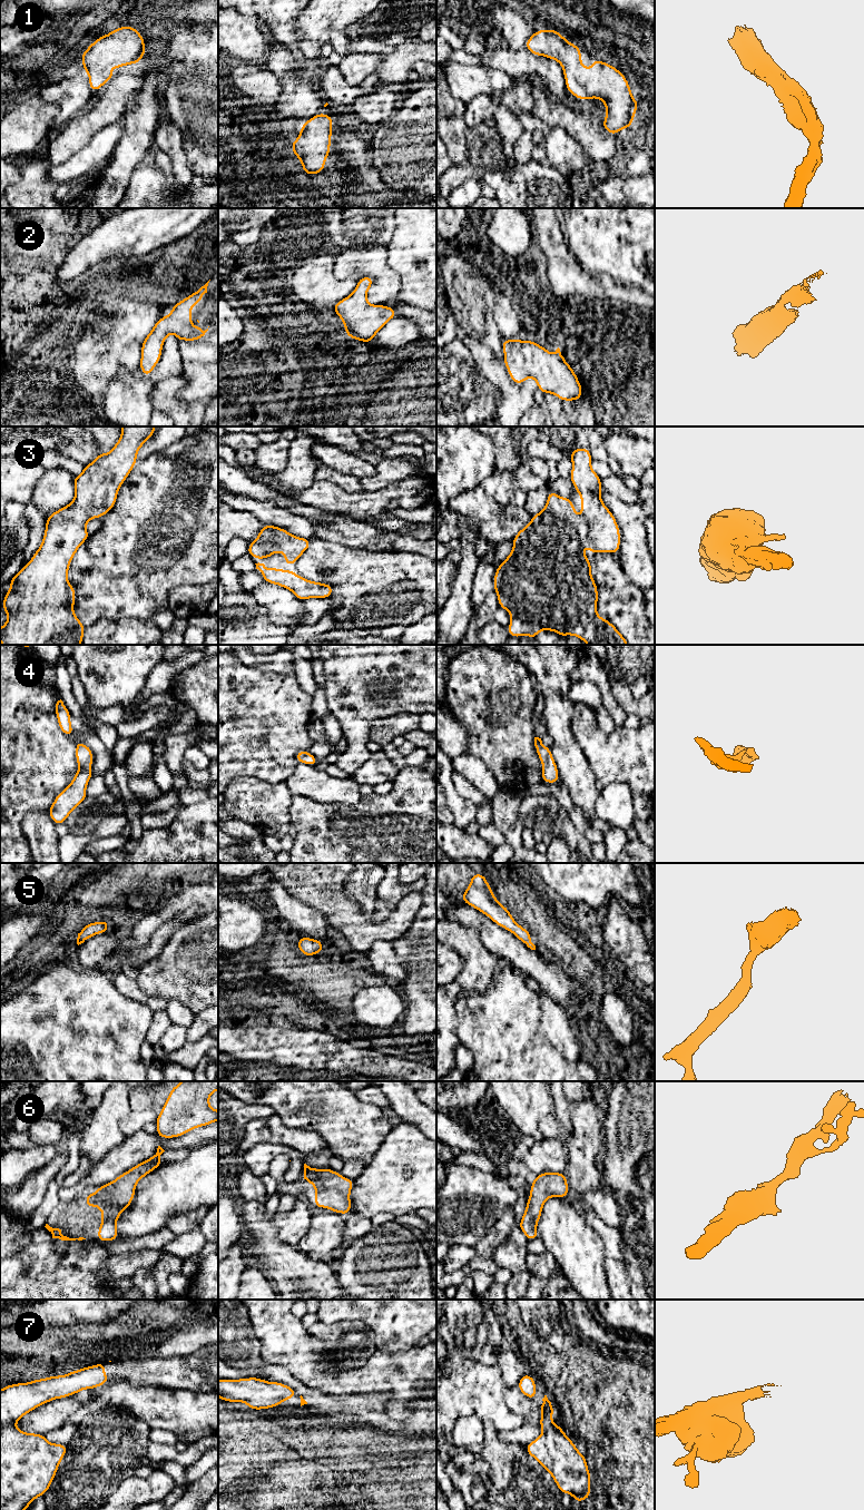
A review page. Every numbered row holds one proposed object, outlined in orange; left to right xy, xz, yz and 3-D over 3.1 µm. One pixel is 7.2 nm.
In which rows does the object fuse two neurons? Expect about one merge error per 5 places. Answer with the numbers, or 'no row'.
no row

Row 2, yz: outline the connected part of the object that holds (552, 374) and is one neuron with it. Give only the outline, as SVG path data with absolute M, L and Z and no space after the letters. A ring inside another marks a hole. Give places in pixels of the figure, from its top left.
M519 337L502 341L503 363L511 380L520 385L528 378L533 378L538 390L551 393L562 402L577 402L582 395L582 386L573 369L564 361L558 347L552 355L534 341L521 342Z

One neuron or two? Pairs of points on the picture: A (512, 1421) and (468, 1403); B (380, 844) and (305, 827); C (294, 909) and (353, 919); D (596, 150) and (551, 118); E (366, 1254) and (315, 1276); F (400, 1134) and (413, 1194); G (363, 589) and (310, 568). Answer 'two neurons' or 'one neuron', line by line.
A: one neuron
B: one neuron
C: two neurons
D: one neuron
E: two neurons
F: one neuron
G: one neuron

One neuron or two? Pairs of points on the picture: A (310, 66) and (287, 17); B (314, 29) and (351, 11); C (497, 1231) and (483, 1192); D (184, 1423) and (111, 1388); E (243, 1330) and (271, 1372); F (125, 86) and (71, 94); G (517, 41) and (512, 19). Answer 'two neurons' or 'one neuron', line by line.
A: one neuron
B: one neuron
C: two neurons
D: one neuron
E: one neuron
F: two neurons
G: one neuron

